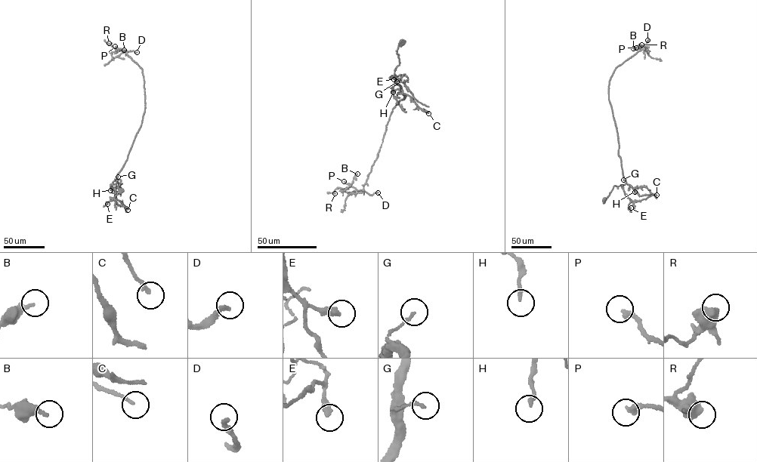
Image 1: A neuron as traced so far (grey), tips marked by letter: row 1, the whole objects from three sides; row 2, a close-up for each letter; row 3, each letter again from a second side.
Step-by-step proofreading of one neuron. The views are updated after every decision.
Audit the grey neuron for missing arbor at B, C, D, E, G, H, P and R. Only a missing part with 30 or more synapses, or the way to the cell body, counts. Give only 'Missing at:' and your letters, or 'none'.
Missing at: D, P

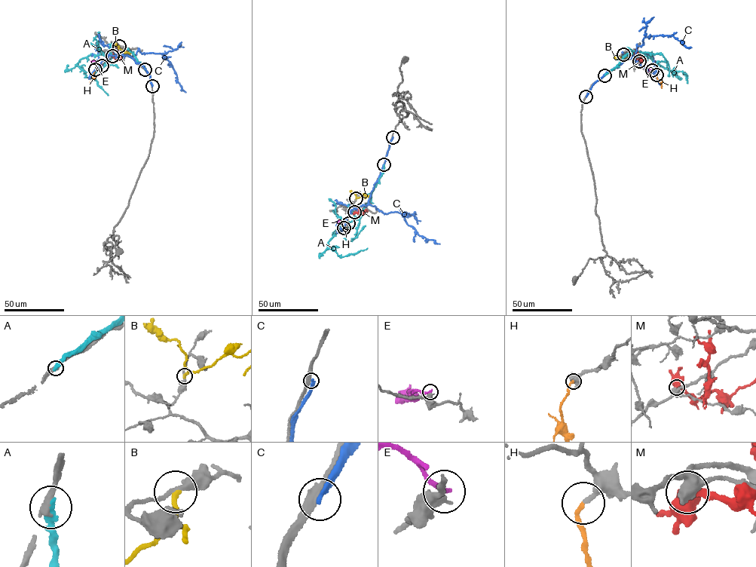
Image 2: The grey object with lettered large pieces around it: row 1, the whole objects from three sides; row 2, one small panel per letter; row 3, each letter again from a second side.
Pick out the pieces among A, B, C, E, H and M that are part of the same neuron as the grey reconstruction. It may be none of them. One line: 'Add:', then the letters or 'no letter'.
Add: H

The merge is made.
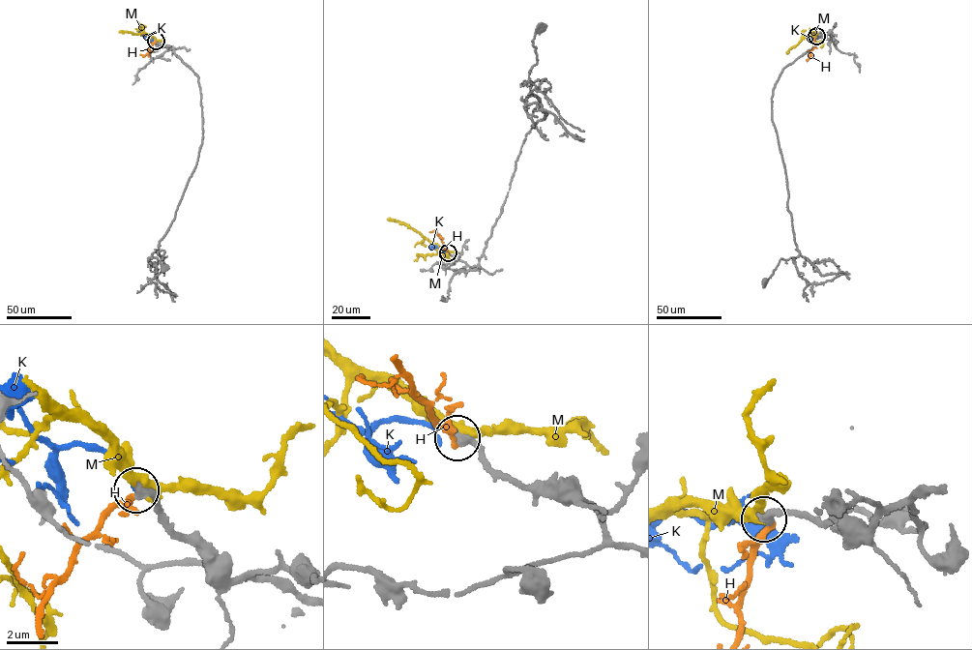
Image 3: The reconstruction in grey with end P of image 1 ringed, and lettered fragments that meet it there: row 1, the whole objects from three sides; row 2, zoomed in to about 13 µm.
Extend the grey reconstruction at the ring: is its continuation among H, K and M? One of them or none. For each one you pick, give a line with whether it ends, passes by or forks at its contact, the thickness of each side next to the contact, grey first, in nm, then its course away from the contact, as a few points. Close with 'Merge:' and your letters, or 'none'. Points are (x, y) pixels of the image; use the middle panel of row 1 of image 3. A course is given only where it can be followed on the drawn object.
Merge: none

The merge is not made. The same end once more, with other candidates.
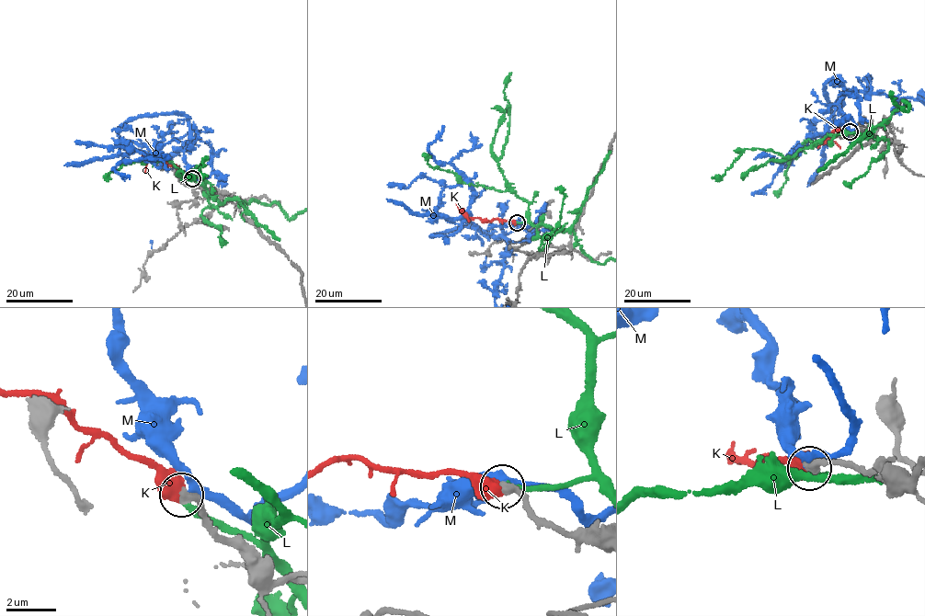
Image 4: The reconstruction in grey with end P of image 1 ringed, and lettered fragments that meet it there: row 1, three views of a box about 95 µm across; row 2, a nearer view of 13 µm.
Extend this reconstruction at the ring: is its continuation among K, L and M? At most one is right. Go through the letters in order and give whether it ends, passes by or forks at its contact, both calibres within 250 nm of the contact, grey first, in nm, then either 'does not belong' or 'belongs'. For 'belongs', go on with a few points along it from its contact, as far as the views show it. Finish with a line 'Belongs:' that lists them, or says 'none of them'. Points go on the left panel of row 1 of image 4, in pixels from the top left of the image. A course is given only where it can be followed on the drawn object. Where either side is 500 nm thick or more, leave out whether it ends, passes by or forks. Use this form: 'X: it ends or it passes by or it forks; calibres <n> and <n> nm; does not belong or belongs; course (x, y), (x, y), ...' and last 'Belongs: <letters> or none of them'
K: calibres 320 and 600 nm; belongs
L: it ends; calibres 320 and 240 nm; does not belong
M: it passes by; calibres 340 and 280 nm; does not belong
Belongs: K

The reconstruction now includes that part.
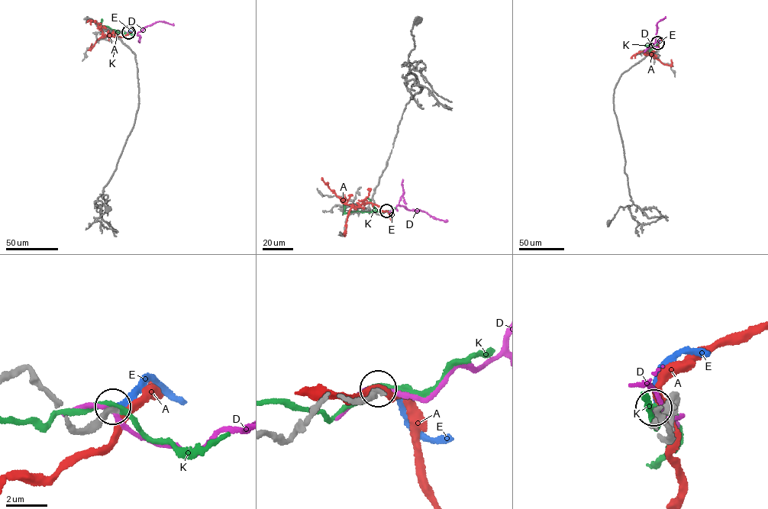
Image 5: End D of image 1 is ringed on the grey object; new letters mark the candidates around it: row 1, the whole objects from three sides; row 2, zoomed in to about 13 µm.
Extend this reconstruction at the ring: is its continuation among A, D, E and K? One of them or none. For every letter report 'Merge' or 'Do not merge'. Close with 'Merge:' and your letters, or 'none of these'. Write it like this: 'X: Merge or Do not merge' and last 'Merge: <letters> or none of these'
A: Do not merge
D: Do not merge
E: Merge
K: Do not merge
Merge: E

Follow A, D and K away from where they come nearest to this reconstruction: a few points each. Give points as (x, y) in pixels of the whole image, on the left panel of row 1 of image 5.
A: (128, 33), (121, 37), (112, 33), (103, 34), (91, 49), (91, 43)
D: (128, 33), (137, 33), (157, 21), (174, 25)
K: (128, 32), (119, 32), (100, 25), (101, 18)

